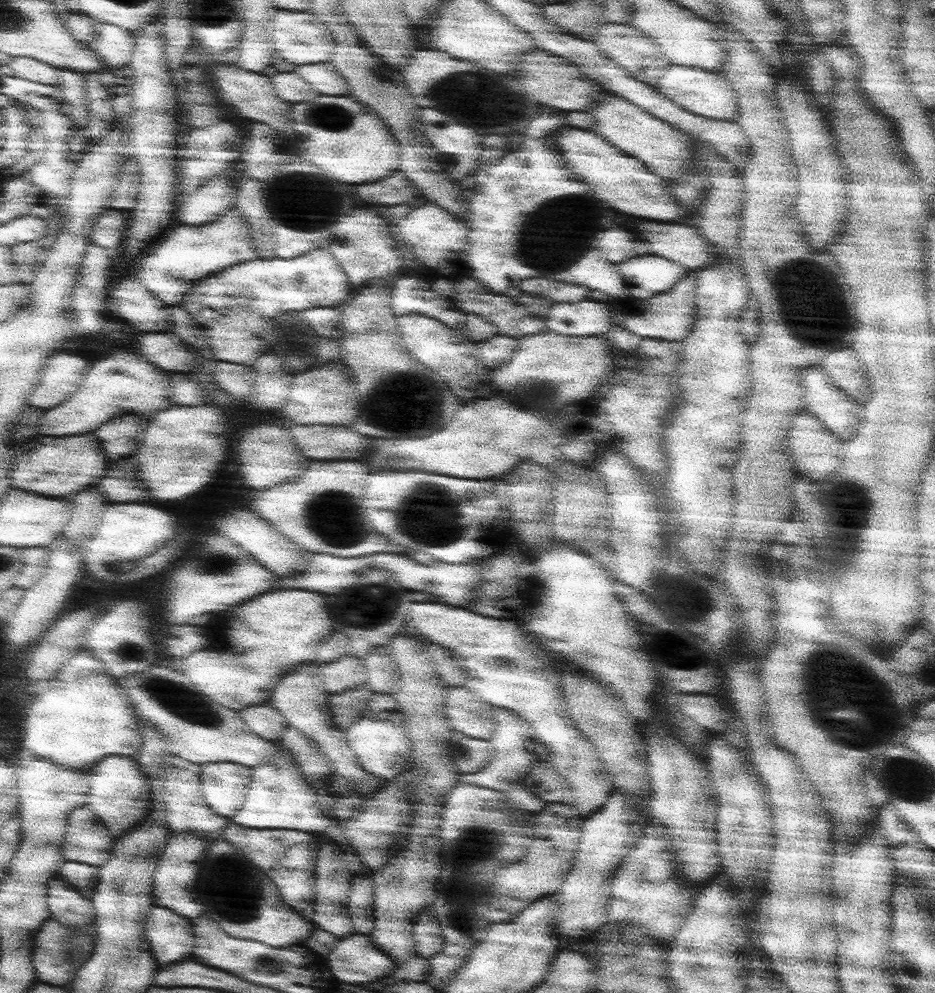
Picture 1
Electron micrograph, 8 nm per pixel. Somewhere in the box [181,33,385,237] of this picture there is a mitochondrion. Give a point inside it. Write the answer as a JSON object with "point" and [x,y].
{"point":[320,108]}

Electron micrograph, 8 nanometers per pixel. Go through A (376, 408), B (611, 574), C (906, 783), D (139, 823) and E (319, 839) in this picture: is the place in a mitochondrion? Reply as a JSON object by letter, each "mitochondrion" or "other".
{"A":"mitochondrion","B":"other","C":"mitochondrion","D":"other","E":"other"}

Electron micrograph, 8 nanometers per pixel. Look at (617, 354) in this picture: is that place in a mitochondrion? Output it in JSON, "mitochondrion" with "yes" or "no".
{"mitochondrion":"no"}

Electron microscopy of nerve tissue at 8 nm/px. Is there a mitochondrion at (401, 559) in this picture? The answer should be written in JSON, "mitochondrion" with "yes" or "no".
{"mitochondrion":"no"}

